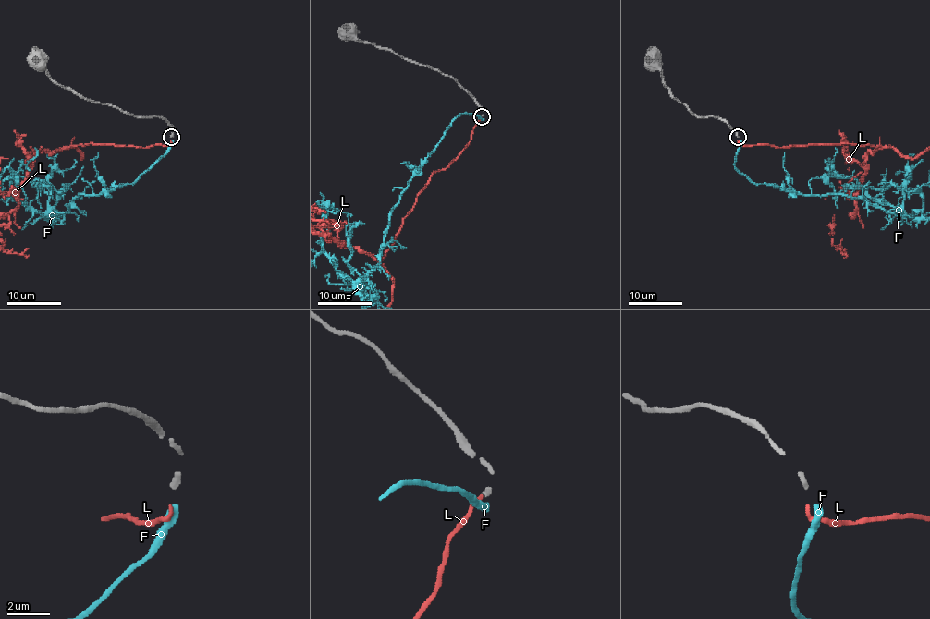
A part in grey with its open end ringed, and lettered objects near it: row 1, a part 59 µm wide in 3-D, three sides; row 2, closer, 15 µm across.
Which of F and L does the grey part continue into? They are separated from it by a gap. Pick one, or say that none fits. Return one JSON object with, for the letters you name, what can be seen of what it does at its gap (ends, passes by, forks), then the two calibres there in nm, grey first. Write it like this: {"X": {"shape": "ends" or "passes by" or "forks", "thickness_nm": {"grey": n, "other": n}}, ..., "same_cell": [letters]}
{"L": {"shape": "ends", "thickness_nm": {"grey": 260, "other": 190}}, "same_cell": ["L"]}

